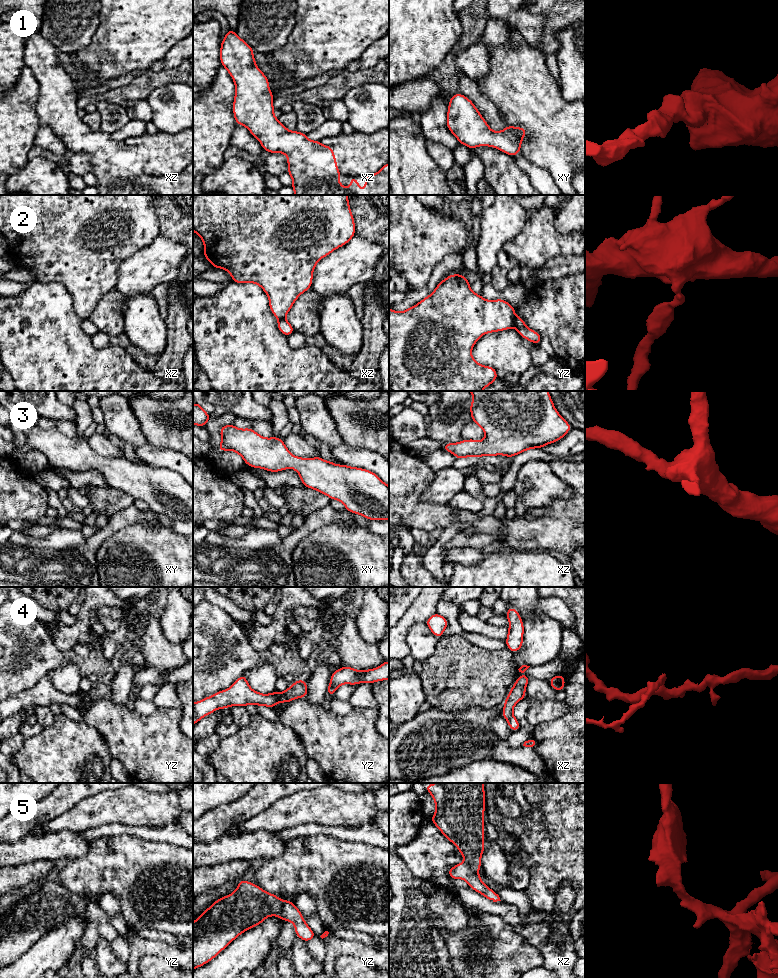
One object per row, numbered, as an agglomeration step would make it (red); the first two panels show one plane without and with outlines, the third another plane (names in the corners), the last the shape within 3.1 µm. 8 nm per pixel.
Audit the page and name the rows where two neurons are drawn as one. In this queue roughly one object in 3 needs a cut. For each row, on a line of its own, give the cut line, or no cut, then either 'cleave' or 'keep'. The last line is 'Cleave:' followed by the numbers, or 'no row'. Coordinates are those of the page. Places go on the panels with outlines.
1: no cut | keep
2: yz (515, 316), (512, 326) | cleave
3: no cut | keep
4: no cut | keep
5: no cut | keep
Cleave: 2

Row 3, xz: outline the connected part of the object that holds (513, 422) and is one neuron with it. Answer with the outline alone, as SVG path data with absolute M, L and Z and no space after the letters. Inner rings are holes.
M469 391L473 400L469 406L472 421L480 426L485 434L484 440L467 439L457 443L445 442L443 450L452 453L457 460L465 457L504 455L512 458L529 449L541 449L545 445L560 441L572 426L556 410L548 391Z

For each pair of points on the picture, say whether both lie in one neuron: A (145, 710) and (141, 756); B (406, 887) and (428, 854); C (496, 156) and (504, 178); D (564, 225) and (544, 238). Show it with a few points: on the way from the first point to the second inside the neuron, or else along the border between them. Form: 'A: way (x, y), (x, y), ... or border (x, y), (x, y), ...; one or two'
A: border (156, 708), (149, 715), (140, 715), (133, 709); two
B: border (399, 857), (411, 872), (428, 881); two
C: way (496, 161), (501, 173); one
D: border (556, 212), (555, 228), (563, 234), (574, 233); two

